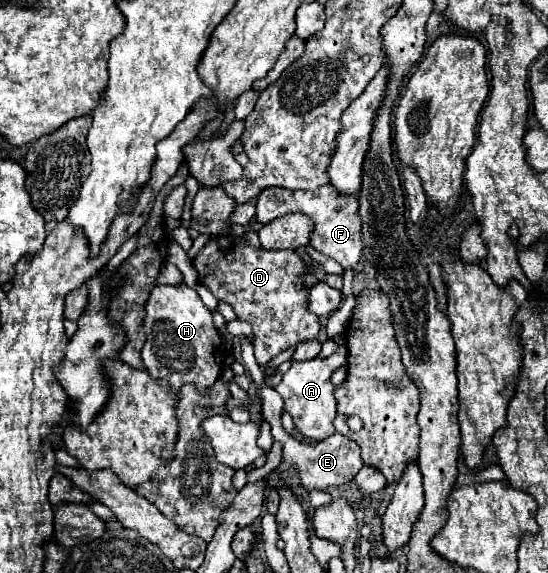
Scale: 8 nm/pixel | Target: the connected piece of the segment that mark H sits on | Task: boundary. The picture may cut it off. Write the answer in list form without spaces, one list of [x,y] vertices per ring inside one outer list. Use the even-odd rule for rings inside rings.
[[[156,286],[146,304],[144,320],[146,344],[142,360],[154,380],[166,380],[170,388],[180,390],[184,384],[196,384],[206,392],[220,376],[224,352],[222,338],[212,324],[212,314],[196,294],[196,290],[182,286]]]

